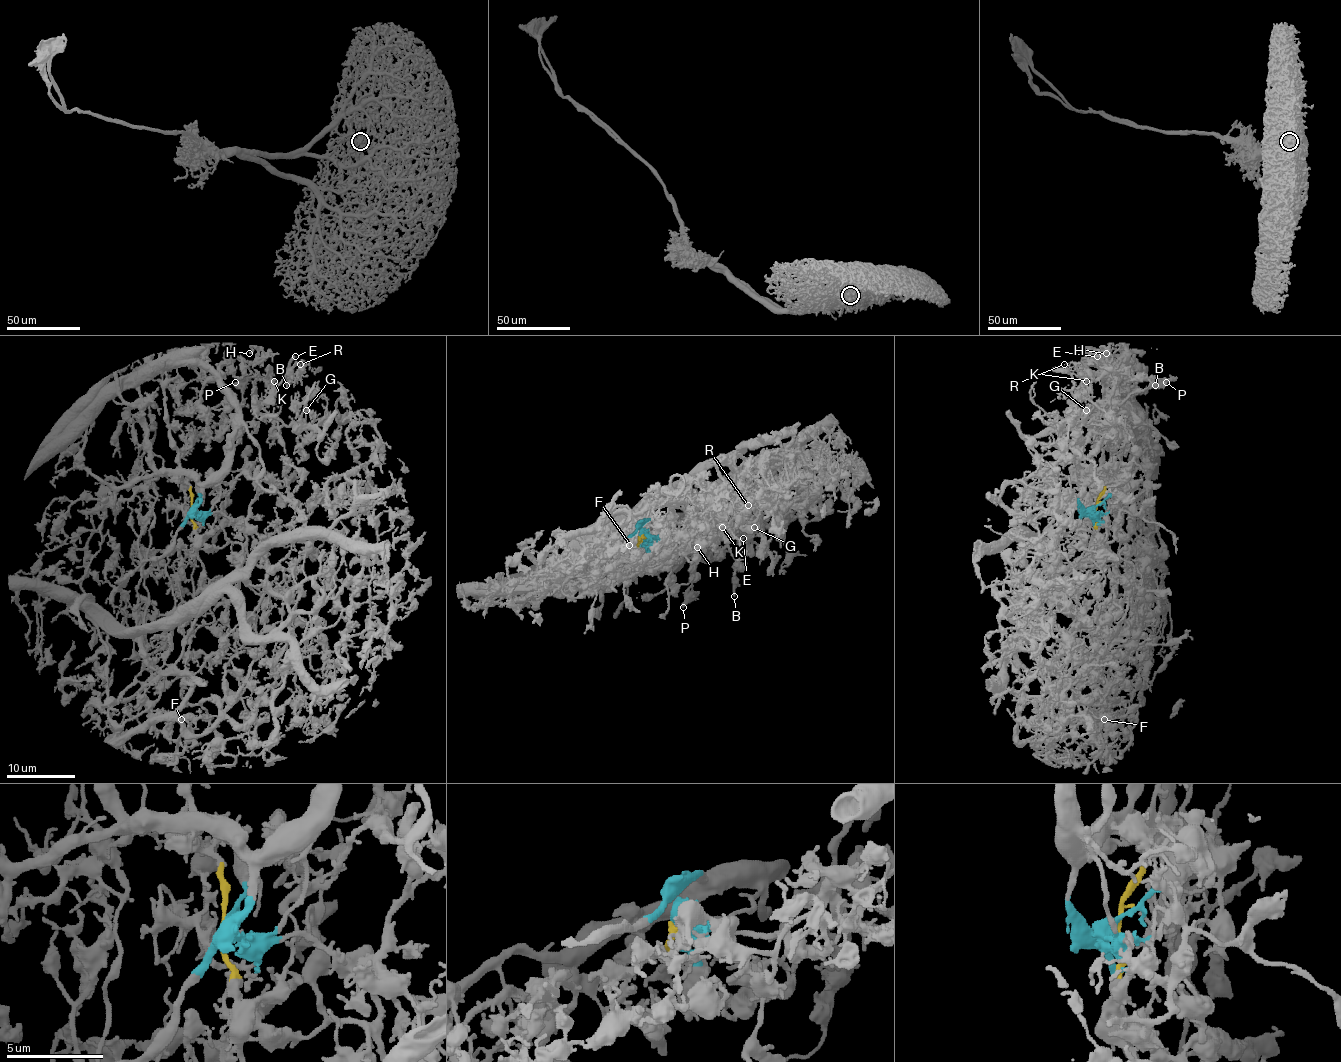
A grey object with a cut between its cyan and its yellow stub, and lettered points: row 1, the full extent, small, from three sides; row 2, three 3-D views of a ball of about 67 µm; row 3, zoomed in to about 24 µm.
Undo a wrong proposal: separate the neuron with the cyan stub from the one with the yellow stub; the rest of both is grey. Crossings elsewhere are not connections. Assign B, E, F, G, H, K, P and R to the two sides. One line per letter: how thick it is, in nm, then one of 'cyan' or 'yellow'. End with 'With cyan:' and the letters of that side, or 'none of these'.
B: 170 nm thick; cyan
E: 320 nm thick; cyan
F: 120 nm thick; yellow
G: 160 nm thick; cyan
H: 180 nm thick; cyan
K: 200 nm thick; cyan
P: 400 nm thick; cyan
R: 50 nm thick; cyan
With cyan: B, E, G, H, K, P, R

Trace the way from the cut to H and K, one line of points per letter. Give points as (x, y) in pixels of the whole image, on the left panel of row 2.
H: (190, 507), (226, 458), (233, 430), (235, 394), (218, 373), (264, 356), (249, 353)
K: (190, 507), (223, 473), (233, 425), (238, 432), (263, 415), (280, 433), (281, 423), (263, 409), (275, 380)

